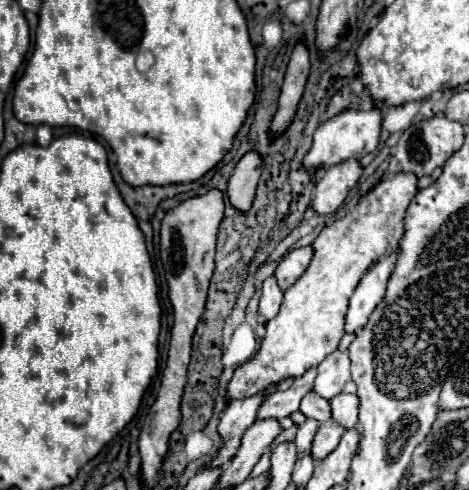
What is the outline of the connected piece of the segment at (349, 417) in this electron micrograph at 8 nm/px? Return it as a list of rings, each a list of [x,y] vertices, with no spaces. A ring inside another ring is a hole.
[[[338,393],[336,397],[330,399],[330,407],[332,407],[332,419],[340,427],[344,427],[344,429],[356,427],[356,407],[358,407],[356,395]]]

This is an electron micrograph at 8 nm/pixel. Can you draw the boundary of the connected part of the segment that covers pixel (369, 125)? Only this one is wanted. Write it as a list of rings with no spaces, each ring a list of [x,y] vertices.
[[[374,107],[370,111],[360,111],[360,109],[342,111],[316,129],[312,147],[302,159],[302,167],[306,171],[314,173],[318,169],[328,169],[332,165],[338,165],[348,159],[360,159],[378,147],[380,131],[382,131],[382,113],[378,107]]]

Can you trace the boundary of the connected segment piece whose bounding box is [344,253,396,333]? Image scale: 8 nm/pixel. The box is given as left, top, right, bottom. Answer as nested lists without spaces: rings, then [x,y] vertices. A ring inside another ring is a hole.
[[[396,253],[386,255],[384,259],[380,259],[380,263],[370,267],[364,279],[360,279],[348,305],[346,323],[344,323],[346,333],[356,333],[368,323],[370,313],[380,303],[380,299],[384,299],[384,287],[388,283],[388,275],[392,273],[394,263],[396,263]]]

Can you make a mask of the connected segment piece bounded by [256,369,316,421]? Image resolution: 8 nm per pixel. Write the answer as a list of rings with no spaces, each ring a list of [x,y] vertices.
[[[316,369],[306,371],[300,379],[296,379],[290,385],[288,391],[276,391],[270,397],[266,397],[262,401],[262,405],[258,407],[256,419],[258,421],[262,421],[262,419],[282,419],[282,417],[288,417],[290,413],[298,411],[304,393],[312,389],[314,377],[316,377]]]

